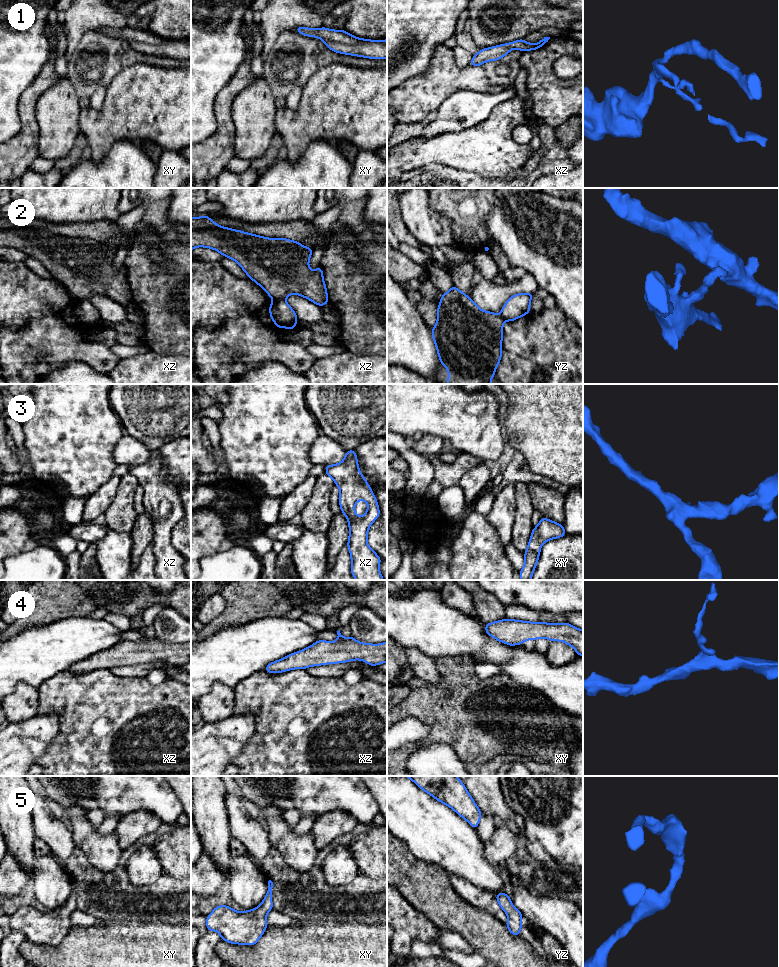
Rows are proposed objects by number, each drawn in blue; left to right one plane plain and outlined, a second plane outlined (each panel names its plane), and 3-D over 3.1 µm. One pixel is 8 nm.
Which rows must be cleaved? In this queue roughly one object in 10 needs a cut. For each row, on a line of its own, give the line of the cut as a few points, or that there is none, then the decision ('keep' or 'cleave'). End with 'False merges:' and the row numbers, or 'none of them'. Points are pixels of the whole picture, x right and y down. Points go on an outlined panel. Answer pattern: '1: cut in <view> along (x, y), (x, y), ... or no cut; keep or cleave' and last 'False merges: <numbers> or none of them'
1: no cut; keep
2: cut in xz along (273, 299), (284, 300); cleave
3: no cut; keep
4: no cut; keep
5: no cut; keep
False merges: 2

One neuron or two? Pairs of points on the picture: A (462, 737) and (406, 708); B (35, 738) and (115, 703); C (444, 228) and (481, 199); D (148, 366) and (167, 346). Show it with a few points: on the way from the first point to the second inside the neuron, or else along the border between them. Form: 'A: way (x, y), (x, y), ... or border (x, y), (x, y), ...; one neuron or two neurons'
A: way (448, 723), (433, 708), (420, 708); one neuron
B: border (57, 713), (59, 721), (58, 734), (46, 748); two neurons
C: border (431, 209), (451, 222), (455, 245); two neurons
D: border (150, 350), (152, 351); two neurons

